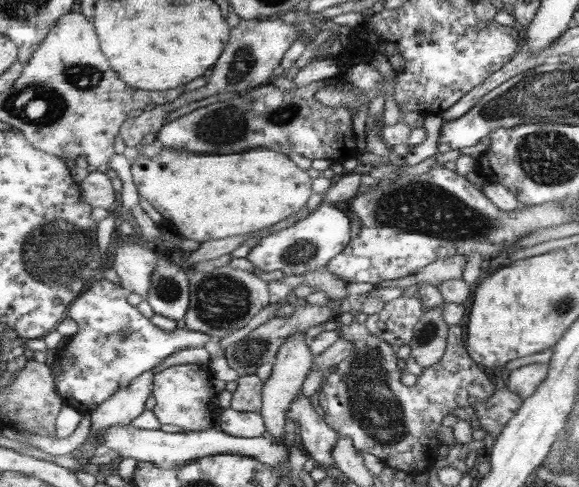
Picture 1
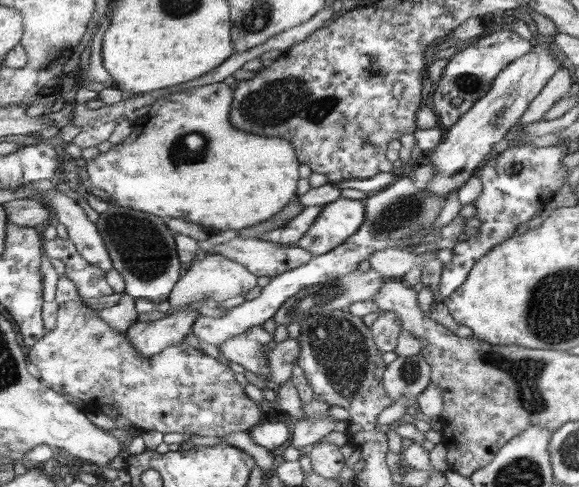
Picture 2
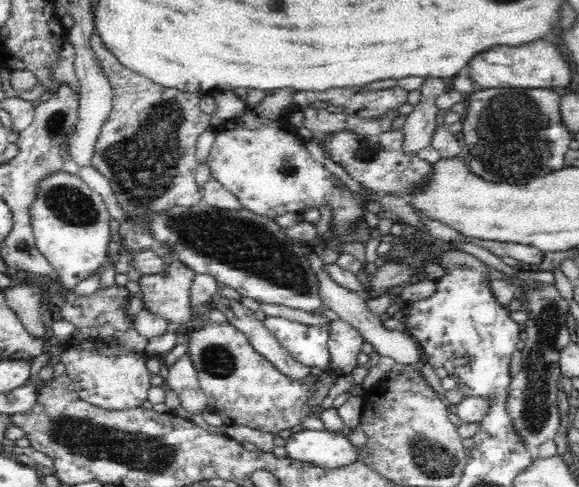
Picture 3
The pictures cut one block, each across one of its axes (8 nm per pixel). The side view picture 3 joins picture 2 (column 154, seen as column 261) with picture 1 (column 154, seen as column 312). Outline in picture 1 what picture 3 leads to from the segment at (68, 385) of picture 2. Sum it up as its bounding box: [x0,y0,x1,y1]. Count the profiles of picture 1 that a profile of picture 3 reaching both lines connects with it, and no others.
[152,364,224,432]

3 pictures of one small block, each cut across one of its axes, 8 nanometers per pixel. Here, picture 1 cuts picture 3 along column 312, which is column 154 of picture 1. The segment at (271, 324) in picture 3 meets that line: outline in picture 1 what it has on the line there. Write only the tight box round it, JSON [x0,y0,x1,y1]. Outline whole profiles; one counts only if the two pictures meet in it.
[57,278,212,413]

